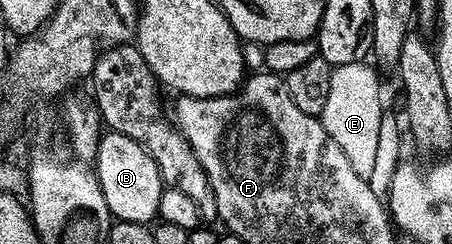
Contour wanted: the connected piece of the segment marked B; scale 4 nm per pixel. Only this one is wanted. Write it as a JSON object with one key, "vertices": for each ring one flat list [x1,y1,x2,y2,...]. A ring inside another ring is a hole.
{"vertices":[[117,130,101,133,94,169,102,196,106,196,106,208,110,208,113,219,148,224,157,217,158,200,162,200,166,187,158,172,158,164,154,164,150,152,146,152,138,140,130,140,130,136,122,136]]}

